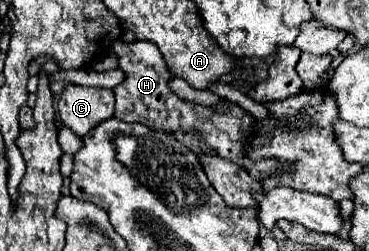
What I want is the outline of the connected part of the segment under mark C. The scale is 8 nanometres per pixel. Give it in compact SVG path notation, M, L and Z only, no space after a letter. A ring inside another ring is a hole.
M70 84L60 96L58 114L66 128L84 136L102 120L114 116L114 92L108 88Z

